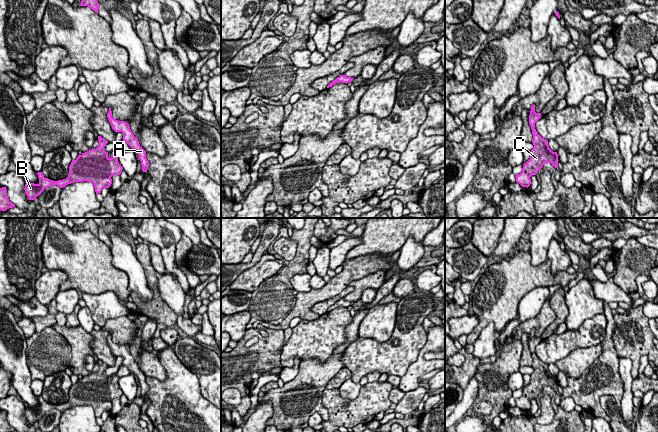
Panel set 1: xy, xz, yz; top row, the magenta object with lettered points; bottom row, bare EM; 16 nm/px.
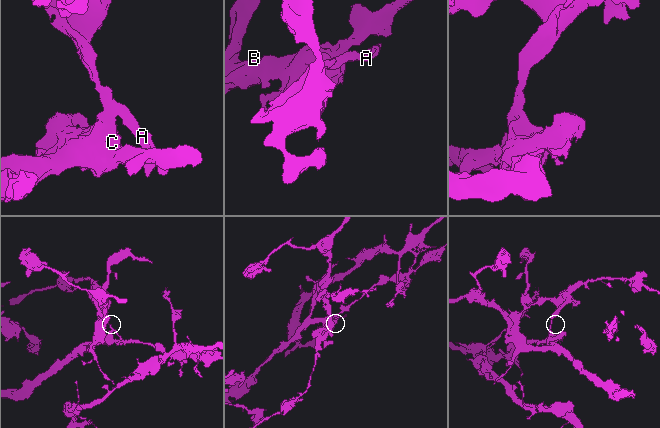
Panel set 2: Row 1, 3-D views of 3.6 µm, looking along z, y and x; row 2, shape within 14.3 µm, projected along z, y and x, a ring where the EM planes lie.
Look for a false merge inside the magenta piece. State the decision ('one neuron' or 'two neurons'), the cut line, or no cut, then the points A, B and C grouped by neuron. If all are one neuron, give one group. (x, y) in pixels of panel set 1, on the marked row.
two neurons; cut yz (534, 123), (530, 125); groups A / B C

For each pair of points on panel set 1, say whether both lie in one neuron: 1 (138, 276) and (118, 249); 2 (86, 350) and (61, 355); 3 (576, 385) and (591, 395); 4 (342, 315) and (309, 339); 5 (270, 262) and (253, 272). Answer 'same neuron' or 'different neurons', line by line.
1: same neuron
2: different neurons
3: same neuron
4: same neuron
5: same neuron

